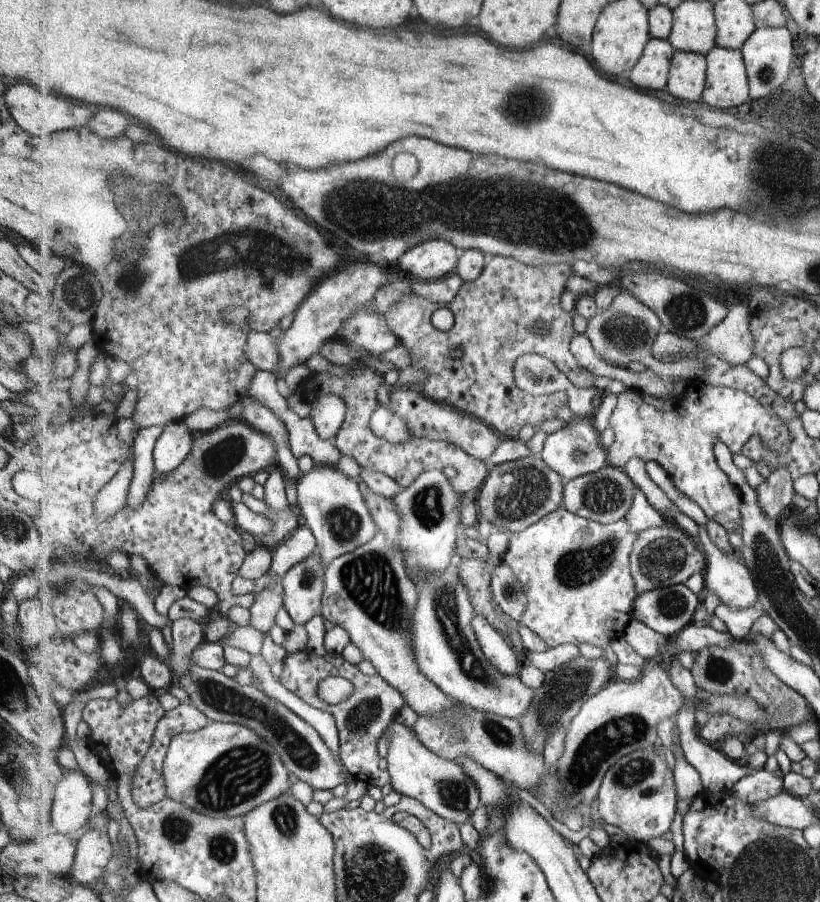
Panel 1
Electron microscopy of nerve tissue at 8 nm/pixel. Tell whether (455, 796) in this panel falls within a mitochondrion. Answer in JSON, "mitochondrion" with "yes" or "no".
{"mitochondrion":"yes"}

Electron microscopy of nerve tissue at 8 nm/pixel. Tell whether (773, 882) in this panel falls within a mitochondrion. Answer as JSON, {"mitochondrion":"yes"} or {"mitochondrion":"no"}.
{"mitochondrion":"yes"}

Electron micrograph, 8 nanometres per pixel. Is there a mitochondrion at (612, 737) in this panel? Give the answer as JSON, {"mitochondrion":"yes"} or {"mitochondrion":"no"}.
{"mitochondrion":"yes"}

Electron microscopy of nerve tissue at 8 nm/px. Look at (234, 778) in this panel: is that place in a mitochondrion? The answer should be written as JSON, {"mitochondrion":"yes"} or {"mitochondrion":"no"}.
{"mitochondrion":"yes"}

